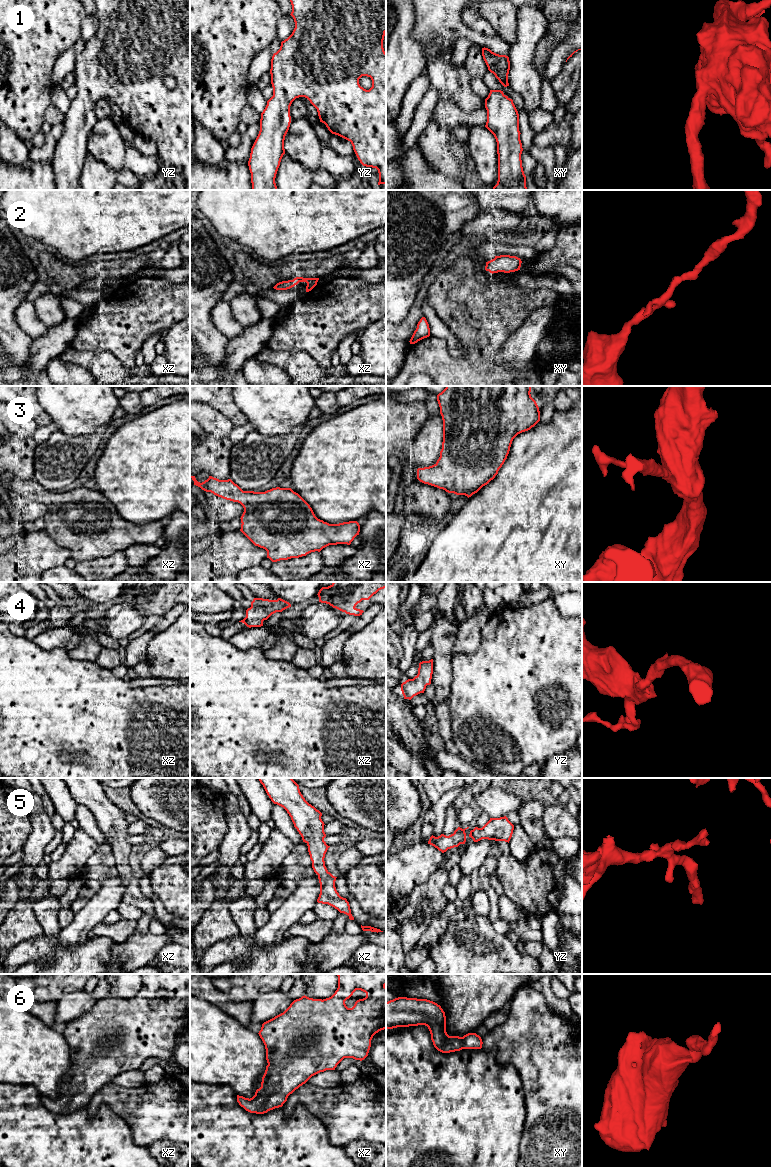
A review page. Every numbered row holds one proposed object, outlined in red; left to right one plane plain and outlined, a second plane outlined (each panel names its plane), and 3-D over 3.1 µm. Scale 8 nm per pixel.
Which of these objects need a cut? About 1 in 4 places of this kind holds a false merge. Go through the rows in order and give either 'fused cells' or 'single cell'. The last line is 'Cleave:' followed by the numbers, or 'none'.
1: single cell
2: single cell
3: single cell
4: single cell
5: single cell
6: single cell
Cleave: none

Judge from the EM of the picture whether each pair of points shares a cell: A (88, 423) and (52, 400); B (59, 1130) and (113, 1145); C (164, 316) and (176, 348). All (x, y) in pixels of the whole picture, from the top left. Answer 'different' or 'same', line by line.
A: same
B: same
C: different

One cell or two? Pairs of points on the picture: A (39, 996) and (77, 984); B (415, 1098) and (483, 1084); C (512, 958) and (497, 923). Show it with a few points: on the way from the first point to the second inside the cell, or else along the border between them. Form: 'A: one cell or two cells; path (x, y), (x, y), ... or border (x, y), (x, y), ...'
A: one cell; path (48, 987), (51, 984), (68, 984)
B: one cell; path (432, 1098), (466, 1098)
C: two cells; border (491, 920), (493, 929), (498, 934), (504, 935)

